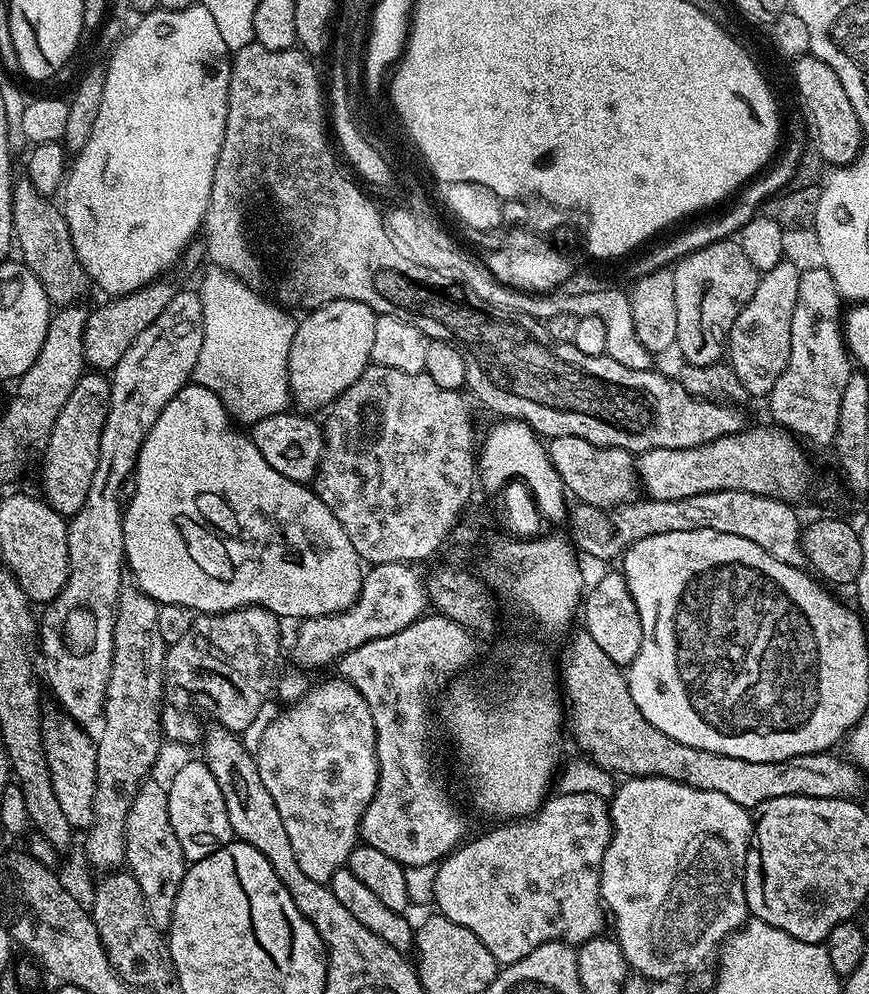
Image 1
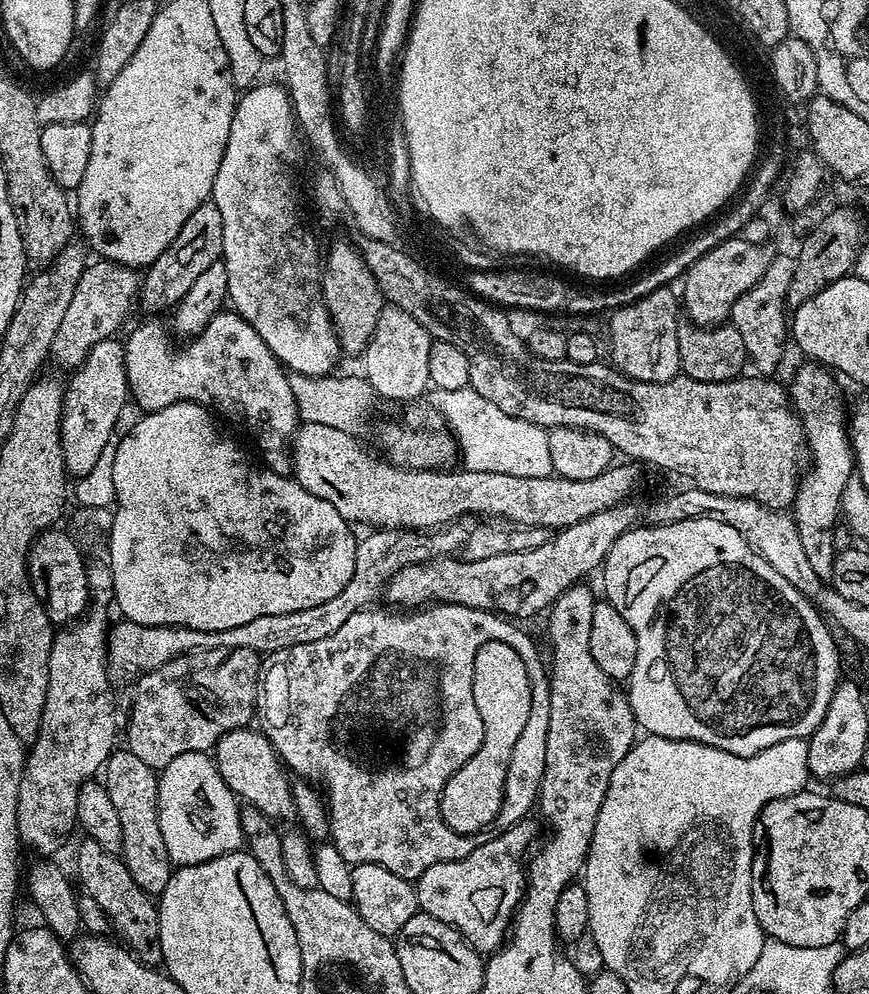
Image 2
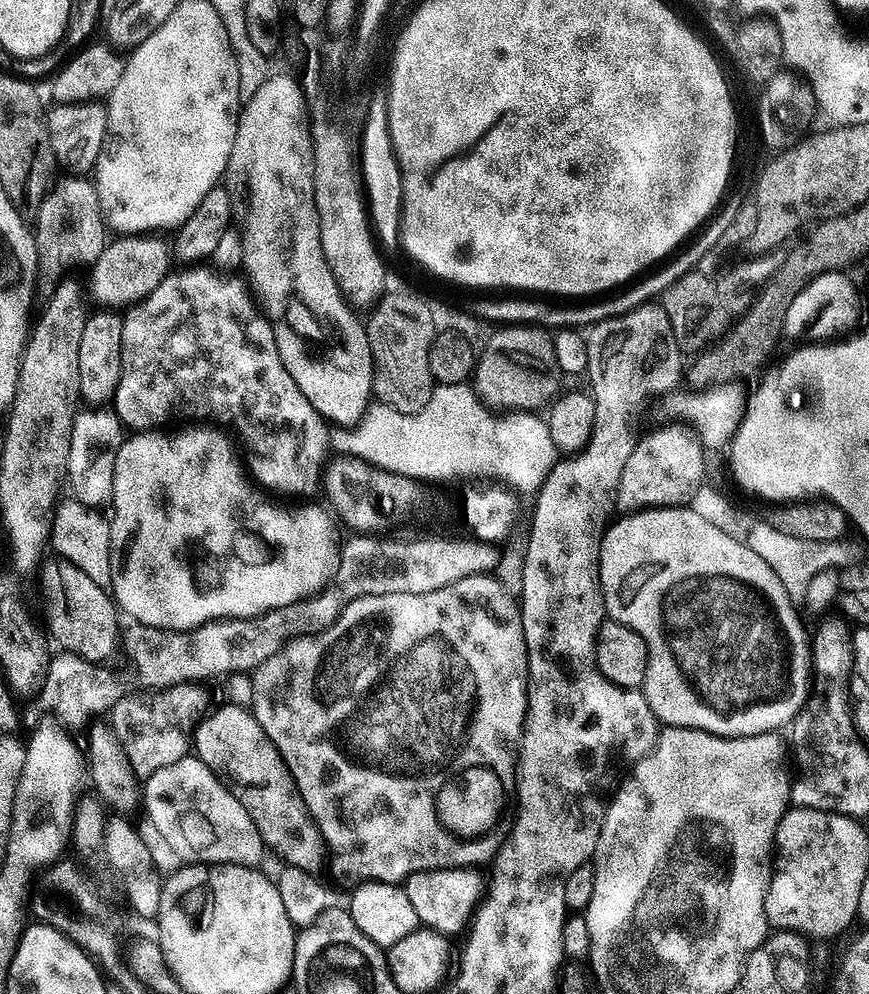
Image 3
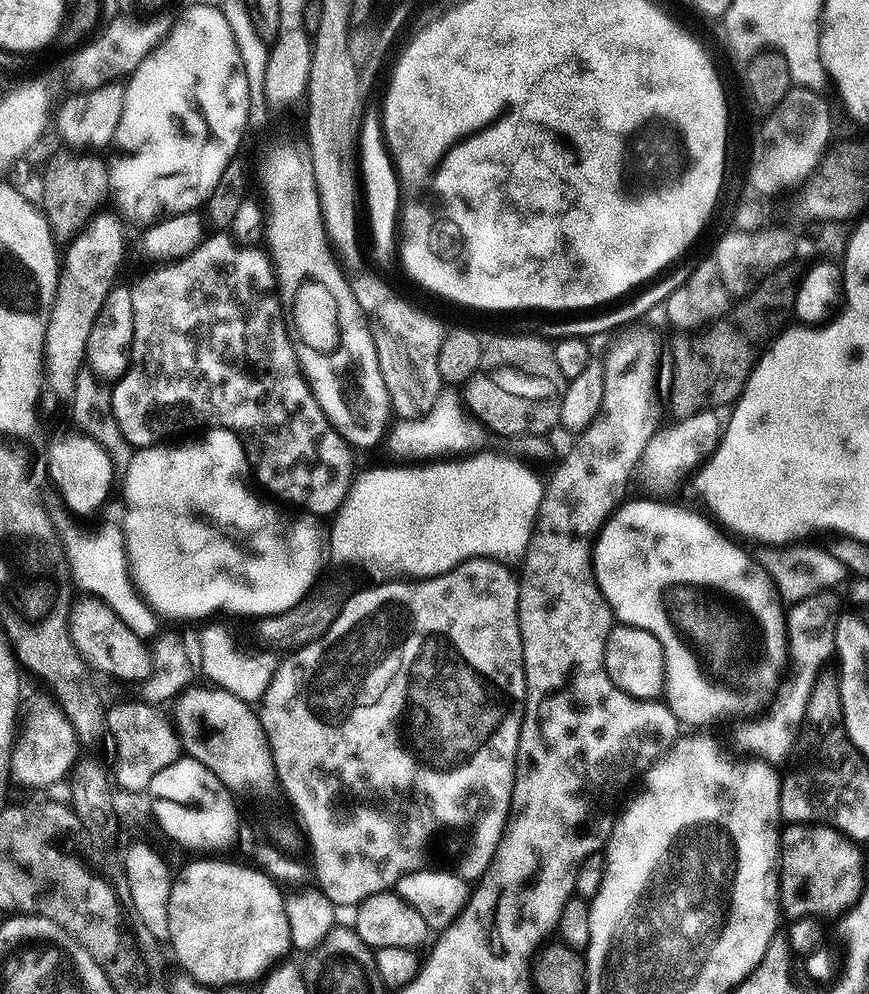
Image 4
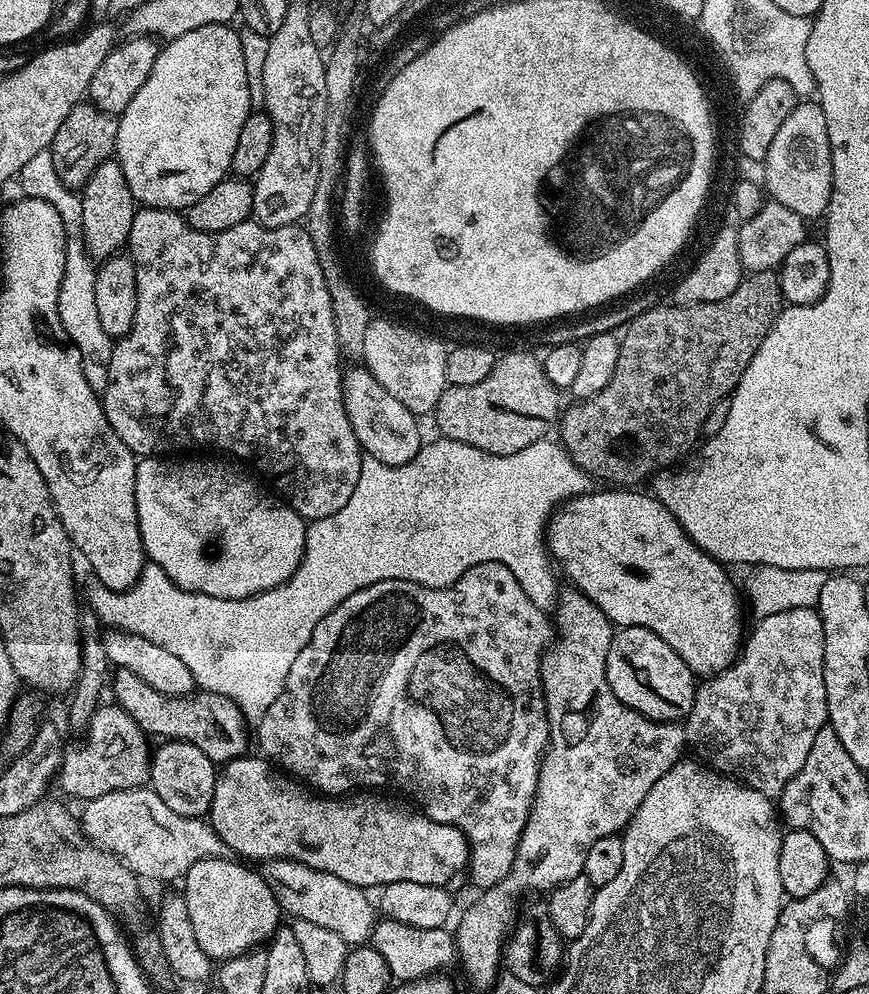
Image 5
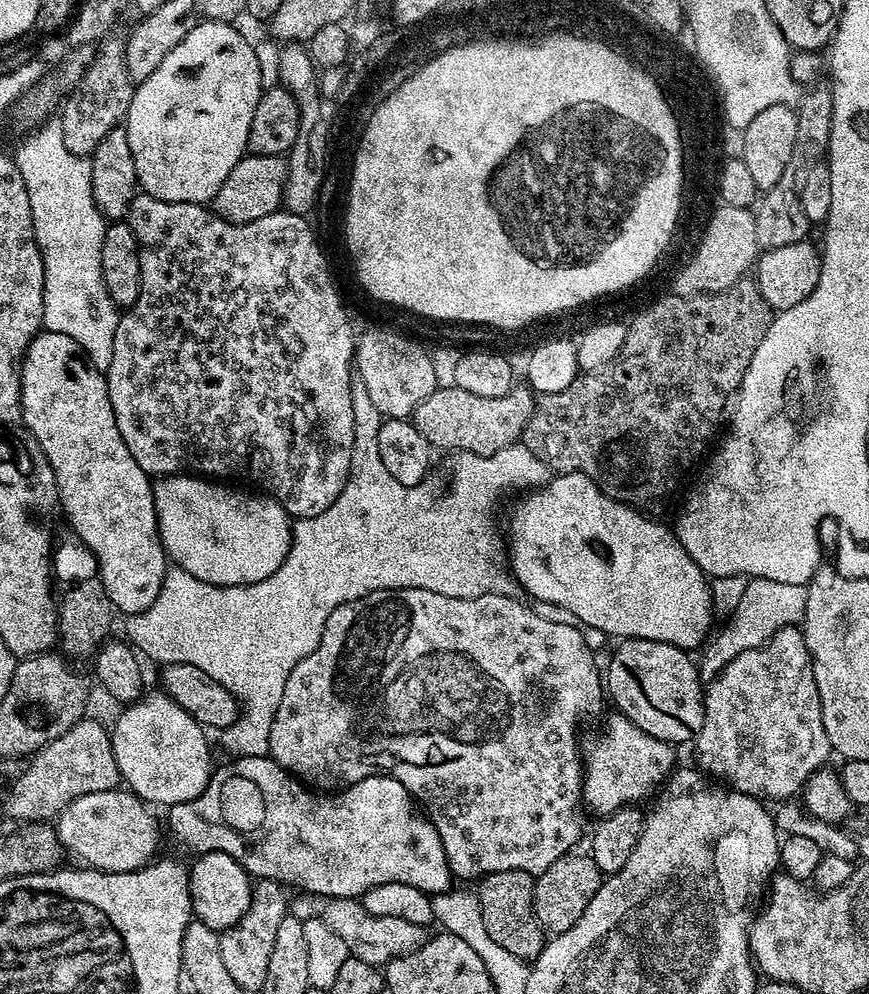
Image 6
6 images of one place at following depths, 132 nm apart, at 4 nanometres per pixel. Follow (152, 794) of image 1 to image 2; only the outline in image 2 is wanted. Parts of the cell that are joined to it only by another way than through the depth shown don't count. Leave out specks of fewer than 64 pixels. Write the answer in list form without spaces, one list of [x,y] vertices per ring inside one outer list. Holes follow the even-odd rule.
[[[116,750],[104,763],[102,783],[110,794],[110,802],[114,802],[114,810],[118,810],[118,822],[122,822],[120,852],[126,870],[130,870],[130,878],[138,882],[143,892],[153,898],[159,897],[166,890],[166,882],[170,882],[174,865],[168,857],[166,842],[162,842],[162,826],[158,826],[157,769],[146,766],[138,754]]]

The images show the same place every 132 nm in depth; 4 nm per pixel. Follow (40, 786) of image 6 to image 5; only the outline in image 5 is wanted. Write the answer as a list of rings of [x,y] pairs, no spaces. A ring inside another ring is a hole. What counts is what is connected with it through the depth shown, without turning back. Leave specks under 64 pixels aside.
[[[115,702],[101,703],[93,714],[93,718],[88,726],[88,731],[84,733],[82,739],[76,742],[73,748],[65,747],[63,749],[63,760],[60,764],[58,775],[58,786],[68,796],[77,796],[80,802],[87,802],[98,798],[102,794],[110,794],[118,790],[126,790],[127,788],[143,788],[149,783],[152,775],[152,752],[148,743],[149,737],[138,726],[138,722],[134,722],[134,718],[130,718],[130,714],[126,714],[126,710],[122,710],[120,705]]]

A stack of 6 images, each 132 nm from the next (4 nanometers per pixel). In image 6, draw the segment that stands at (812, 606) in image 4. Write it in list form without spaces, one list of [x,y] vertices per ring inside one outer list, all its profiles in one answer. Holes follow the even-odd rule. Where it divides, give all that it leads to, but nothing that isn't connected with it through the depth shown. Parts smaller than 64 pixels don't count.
[[[789,626],[778,630],[769,639],[767,644],[760,648],[751,648],[742,654],[738,654],[738,658],[734,658],[726,667],[722,669],[719,676],[707,685],[704,694],[704,721],[699,732],[694,737],[694,745],[696,744],[696,756],[700,759],[699,767],[703,769],[709,777],[715,778],[717,781],[723,782],[727,787],[738,791],[747,792],[749,796],[757,798],[765,798],[769,796],[772,802],[787,801],[789,798],[795,797],[796,792],[799,793],[807,783],[808,779],[829,763],[828,752],[830,753],[830,745],[828,735],[826,734],[826,726],[822,718],[822,702],[818,694],[818,686],[814,682],[814,670],[812,669],[812,656],[808,652],[806,638],[803,631],[799,627]]]

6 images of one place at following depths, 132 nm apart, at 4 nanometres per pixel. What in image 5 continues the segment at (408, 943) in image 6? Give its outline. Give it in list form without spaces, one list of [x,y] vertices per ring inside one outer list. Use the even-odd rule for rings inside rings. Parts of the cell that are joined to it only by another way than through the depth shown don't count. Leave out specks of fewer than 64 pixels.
[[[265,860],[259,865],[261,878],[272,888],[276,900],[289,917],[314,922],[317,926],[326,926],[334,930],[350,946],[360,946],[372,935],[378,919],[377,909],[367,900],[365,889],[350,882],[342,882],[334,874],[314,870],[296,860]]]

